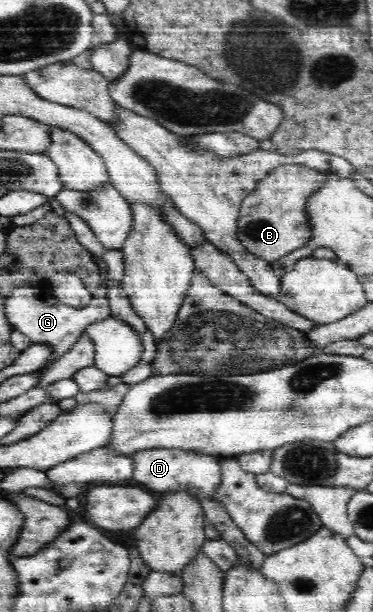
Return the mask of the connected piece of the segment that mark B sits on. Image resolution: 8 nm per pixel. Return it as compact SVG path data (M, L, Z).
M284 164L258 181L254 192L243 201L238 218L238 239L244 248L271 263L302 246L312 238L307 214L308 198L326 182L326 175L304 164Z

